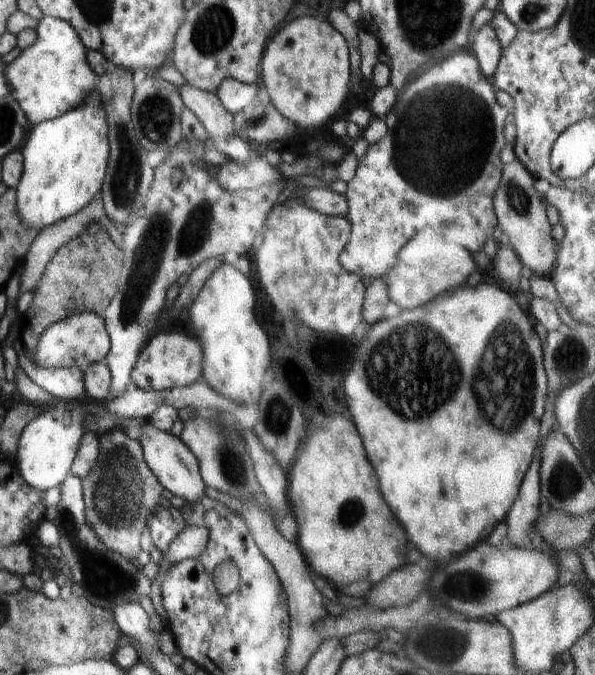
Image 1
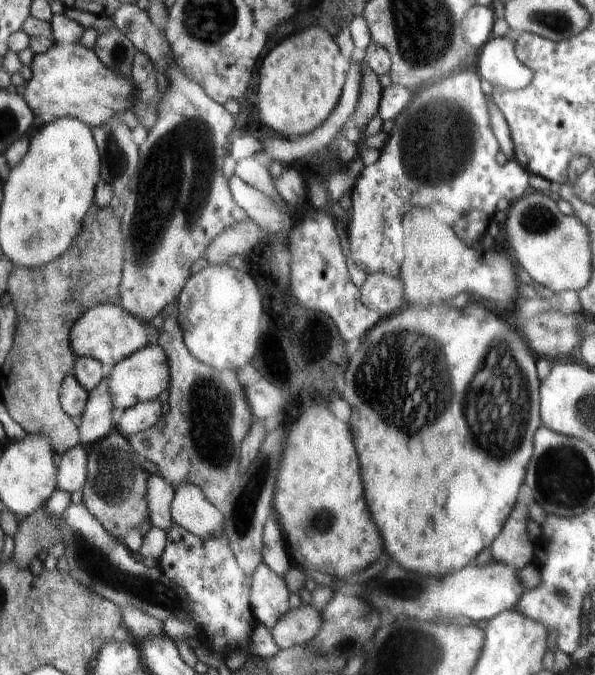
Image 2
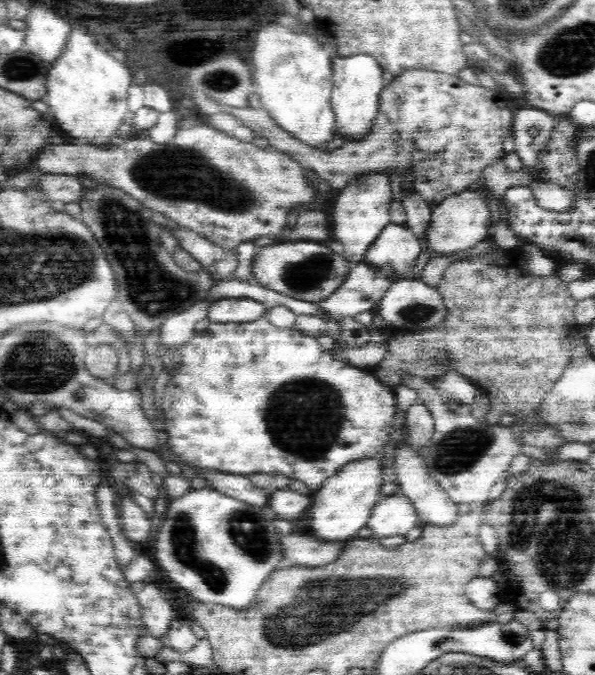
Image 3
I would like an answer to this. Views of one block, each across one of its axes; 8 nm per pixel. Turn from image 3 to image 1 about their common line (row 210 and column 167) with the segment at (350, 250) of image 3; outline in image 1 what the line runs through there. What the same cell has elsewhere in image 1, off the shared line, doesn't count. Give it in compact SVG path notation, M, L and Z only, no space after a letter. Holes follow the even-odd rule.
M178 332L151 334L138 354L131 380L142 390L170 390L187 387L203 376L203 348L196 336L186 336Z

